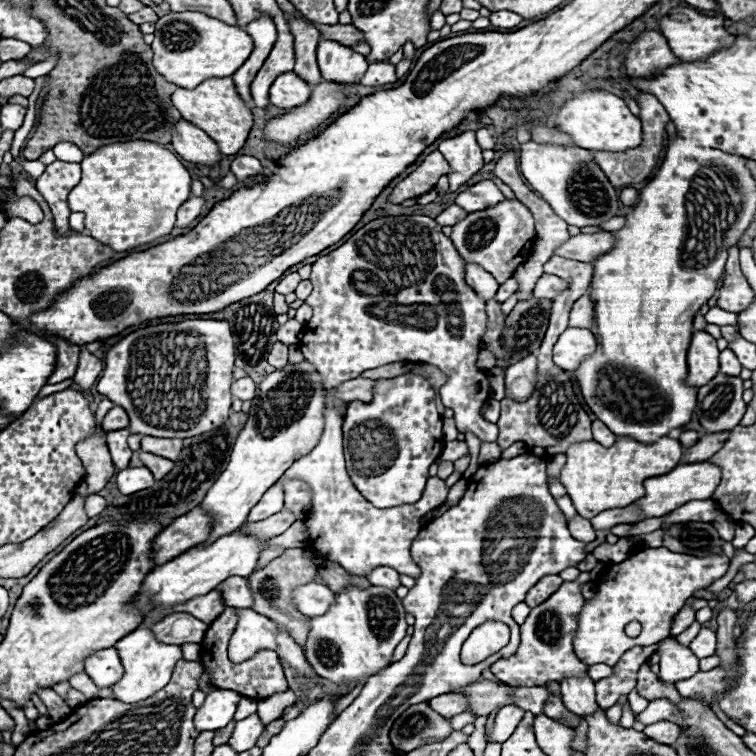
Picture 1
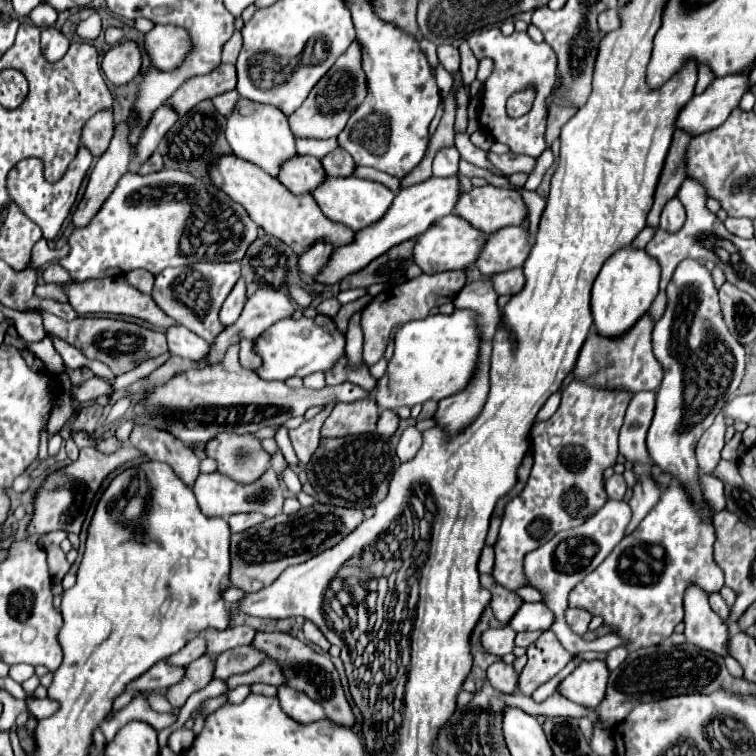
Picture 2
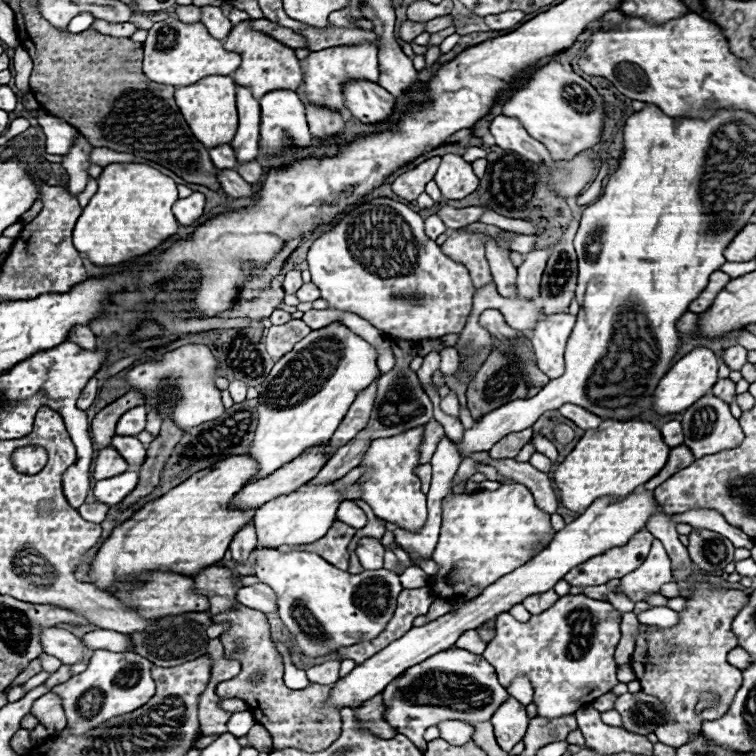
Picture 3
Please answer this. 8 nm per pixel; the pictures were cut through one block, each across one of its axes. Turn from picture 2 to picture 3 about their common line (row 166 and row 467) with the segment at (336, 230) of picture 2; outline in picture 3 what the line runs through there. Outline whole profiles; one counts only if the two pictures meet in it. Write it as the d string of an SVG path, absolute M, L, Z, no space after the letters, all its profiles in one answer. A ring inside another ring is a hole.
M244 452L192 474L162 498L144 504L130 520L114 528L110 538L98 550L90 566L92 584L100 590L108 590L122 576L146 570L172 570L188 576L222 560L236 530L248 526L256 514L256 510L230 508L232 498L254 476L258 476L256 460L250 452Z

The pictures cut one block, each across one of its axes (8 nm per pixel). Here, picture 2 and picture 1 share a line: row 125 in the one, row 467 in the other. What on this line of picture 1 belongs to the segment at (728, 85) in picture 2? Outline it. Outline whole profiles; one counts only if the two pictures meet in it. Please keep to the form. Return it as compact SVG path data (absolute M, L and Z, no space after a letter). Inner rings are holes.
M692 462L692 464L680 464L676 466L674 470L670 470L668 474L662 474L662 476L654 476L654 478L648 478L644 482L644 488L646 488L646 496L640 498L636 504L642 508L644 516L646 518L658 518L658 516L664 516L676 508L680 508L684 502L690 502L694 498L712 498L716 486L720 484L722 480L722 468L712 464L712 462Z

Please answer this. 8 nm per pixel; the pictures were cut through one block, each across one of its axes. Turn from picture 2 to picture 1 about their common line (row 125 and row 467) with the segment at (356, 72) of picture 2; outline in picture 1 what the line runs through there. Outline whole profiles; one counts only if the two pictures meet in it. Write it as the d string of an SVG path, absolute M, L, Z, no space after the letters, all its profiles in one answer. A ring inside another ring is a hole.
M328 404L324 408L324 432L318 444L300 456L286 472L286 478L298 478L308 484L312 492L310 512L304 520L308 528L308 546L318 550L324 560L342 566L352 576L368 576L378 566L390 566L400 574L418 578L420 568L410 556L410 544L422 530L420 518L444 504L448 490L442 478L428 478L426 490L416 504L376 508L354 486L346 472L344 446L342 446L342 410L346 406Z

